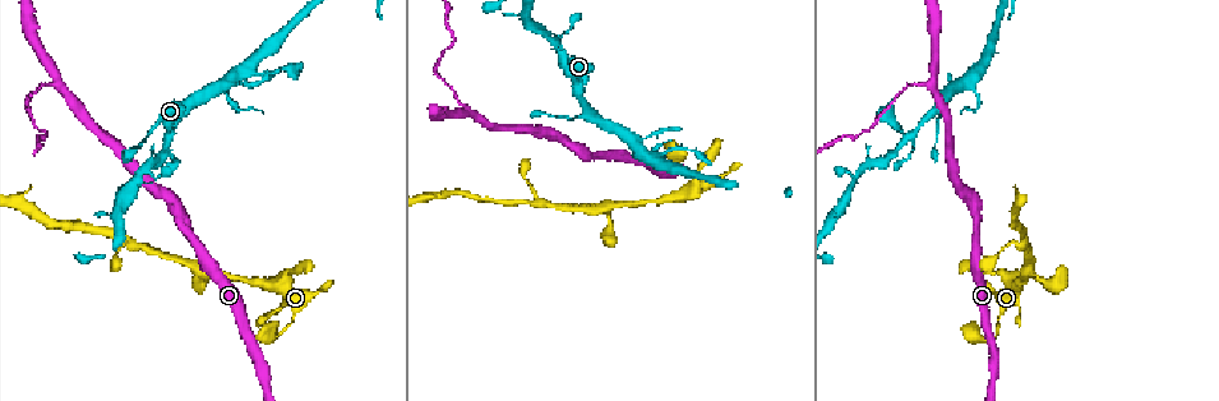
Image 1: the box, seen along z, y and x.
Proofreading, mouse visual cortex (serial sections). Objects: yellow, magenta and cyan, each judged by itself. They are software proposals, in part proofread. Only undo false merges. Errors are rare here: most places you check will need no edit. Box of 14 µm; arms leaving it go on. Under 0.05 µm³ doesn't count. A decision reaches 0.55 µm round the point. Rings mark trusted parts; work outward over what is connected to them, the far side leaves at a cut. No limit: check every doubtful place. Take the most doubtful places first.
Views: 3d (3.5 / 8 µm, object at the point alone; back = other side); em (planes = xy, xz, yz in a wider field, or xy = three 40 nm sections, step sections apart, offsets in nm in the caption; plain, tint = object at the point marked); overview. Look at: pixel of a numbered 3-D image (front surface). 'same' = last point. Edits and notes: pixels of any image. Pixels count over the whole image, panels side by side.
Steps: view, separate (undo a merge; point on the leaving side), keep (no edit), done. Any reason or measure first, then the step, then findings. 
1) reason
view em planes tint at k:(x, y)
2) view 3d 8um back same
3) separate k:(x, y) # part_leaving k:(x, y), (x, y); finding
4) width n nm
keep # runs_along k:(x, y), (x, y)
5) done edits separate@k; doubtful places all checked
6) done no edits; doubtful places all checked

sharp bend
view 3d 3.5um at 1:(581, 83)

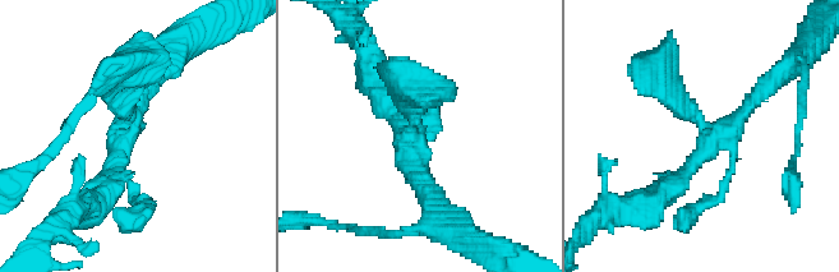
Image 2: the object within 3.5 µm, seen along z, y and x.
shape alone is not enough
view em planes tint at 2:(127, 137)

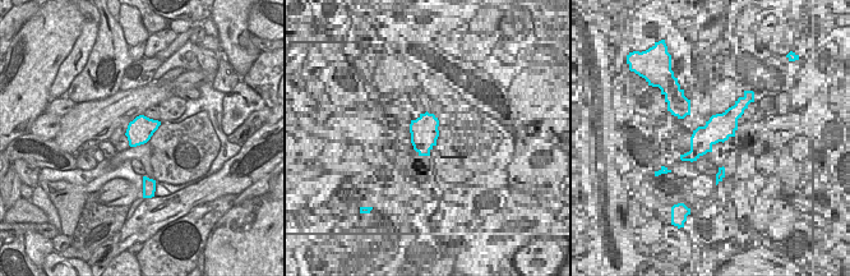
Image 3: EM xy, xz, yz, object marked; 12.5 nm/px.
keep # runs_along 2:(413, 91), (428, 198); continuous, no second cell

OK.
arms part here
view em xy step 3 tint at 1:(469, 109)

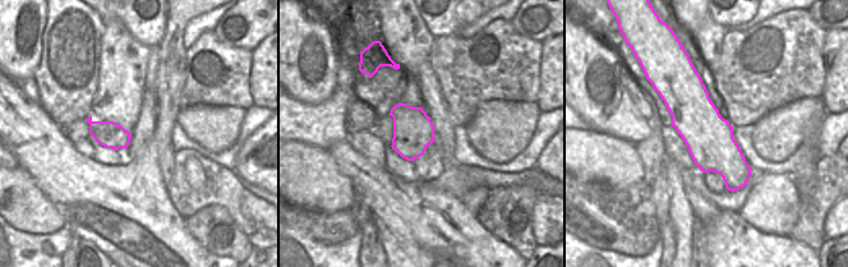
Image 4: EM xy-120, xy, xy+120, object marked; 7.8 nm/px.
see where the arms go
view 3d 3.5um same

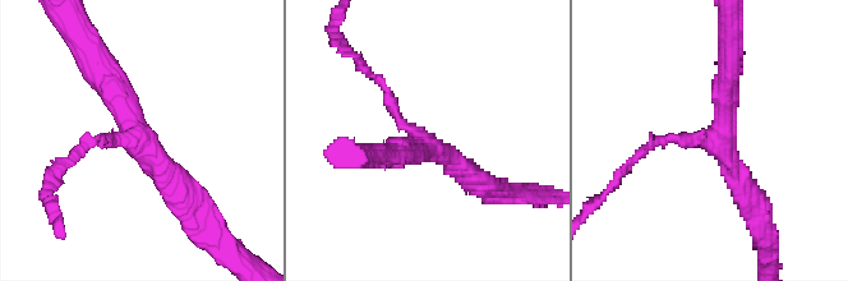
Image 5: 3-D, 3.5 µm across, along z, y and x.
arms 3
keep # runs_along 4:(680, 76), (694, 116), (742, 183); continuous, no second cell

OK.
three arms meet
view 3d 3.5um at 1:(588, 114)

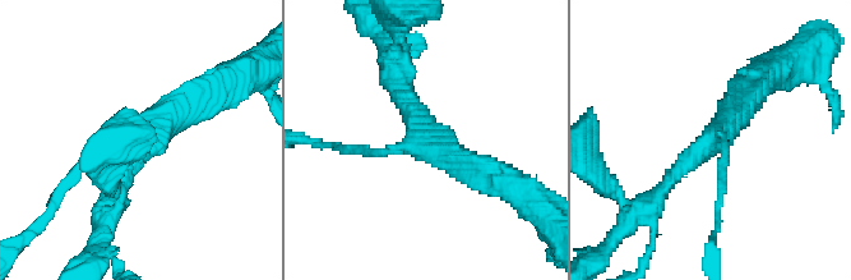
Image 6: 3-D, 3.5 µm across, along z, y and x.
arms 3; arm_widths 100, 250, 400 nm; now the EM
view em xy step 5 tint at 6:(427, 141)

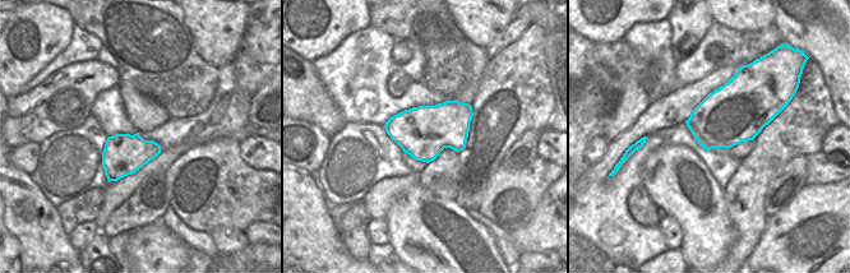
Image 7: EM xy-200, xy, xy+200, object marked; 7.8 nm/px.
keep # runs_along 6:(115, 197), (126, 157), (206, 95); one cell here

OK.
done no edits; doubtful places all checked

